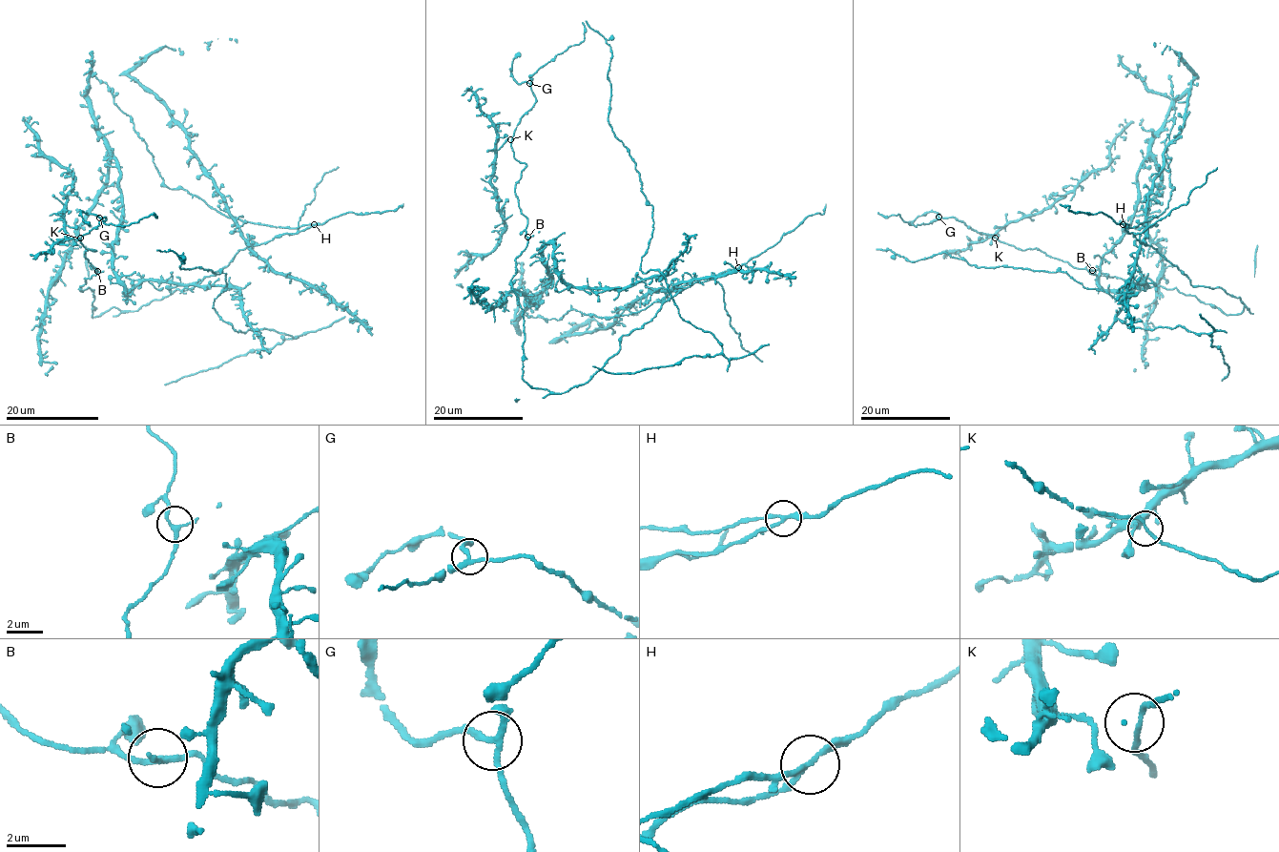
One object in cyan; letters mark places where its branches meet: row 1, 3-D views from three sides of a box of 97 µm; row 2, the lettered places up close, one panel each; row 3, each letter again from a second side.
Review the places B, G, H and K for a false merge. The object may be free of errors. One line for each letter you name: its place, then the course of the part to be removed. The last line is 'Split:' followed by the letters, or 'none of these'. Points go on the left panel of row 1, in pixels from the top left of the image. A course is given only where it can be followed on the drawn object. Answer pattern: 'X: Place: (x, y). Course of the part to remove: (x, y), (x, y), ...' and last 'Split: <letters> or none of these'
H: Place: (314, 224). Course of the part to remove: (313, 224), (282, 227), (227, 218), (181, 188), (169, 188), (131, 117), (113, 102), (113, 90), (90, 72)
Split: H

